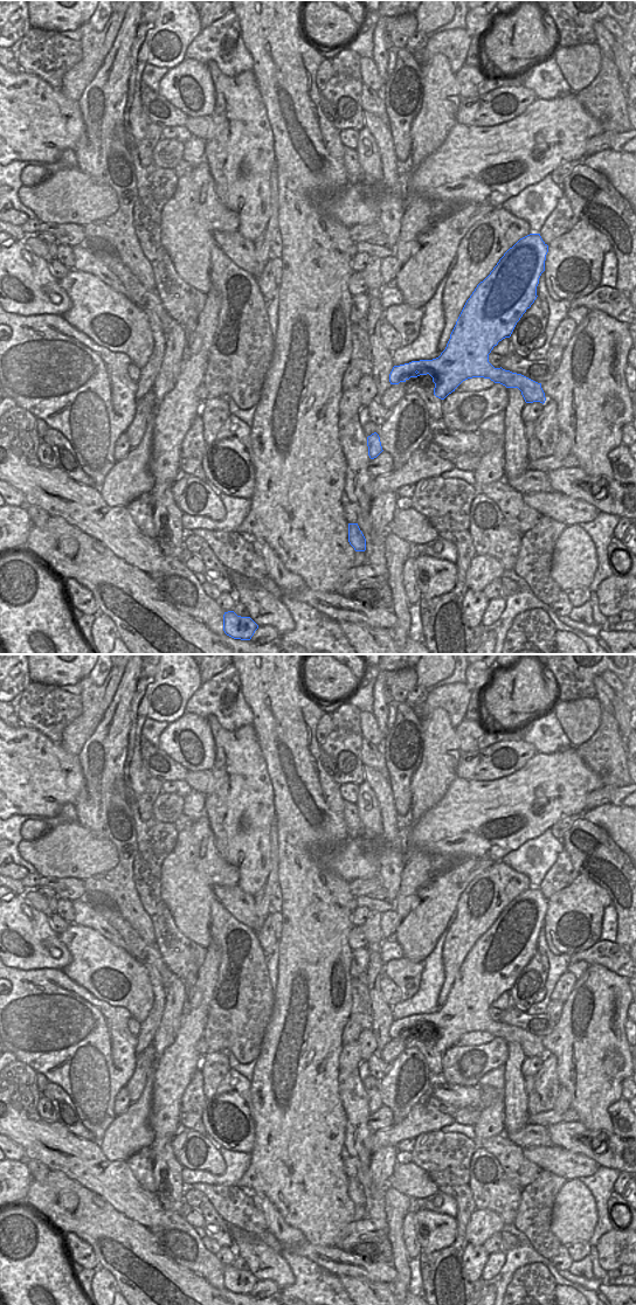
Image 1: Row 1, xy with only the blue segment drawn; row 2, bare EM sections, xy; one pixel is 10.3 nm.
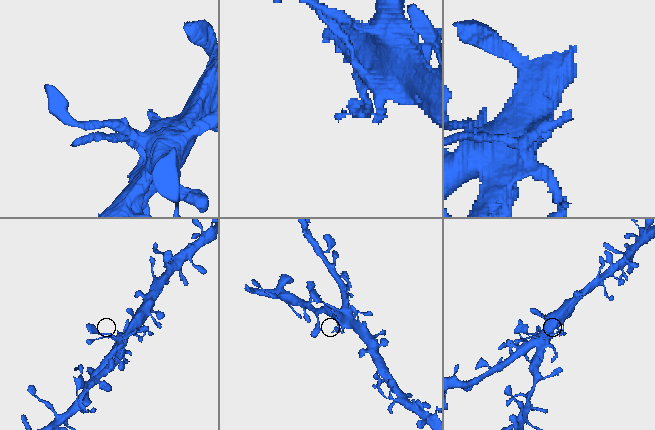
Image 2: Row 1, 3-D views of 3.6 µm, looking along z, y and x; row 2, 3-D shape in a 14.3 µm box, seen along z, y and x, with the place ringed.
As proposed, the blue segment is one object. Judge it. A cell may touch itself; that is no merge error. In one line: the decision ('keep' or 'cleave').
cleave

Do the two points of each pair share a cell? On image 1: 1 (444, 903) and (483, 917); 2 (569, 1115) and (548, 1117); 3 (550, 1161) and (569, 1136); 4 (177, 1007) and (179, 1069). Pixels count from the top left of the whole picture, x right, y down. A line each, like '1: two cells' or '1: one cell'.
1: two cells
2: one cell
3: two cells
4: two cells

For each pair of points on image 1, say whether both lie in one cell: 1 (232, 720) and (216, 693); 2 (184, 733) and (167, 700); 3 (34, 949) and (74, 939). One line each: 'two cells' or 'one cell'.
1: one cell
2: two cells
3: two cells

